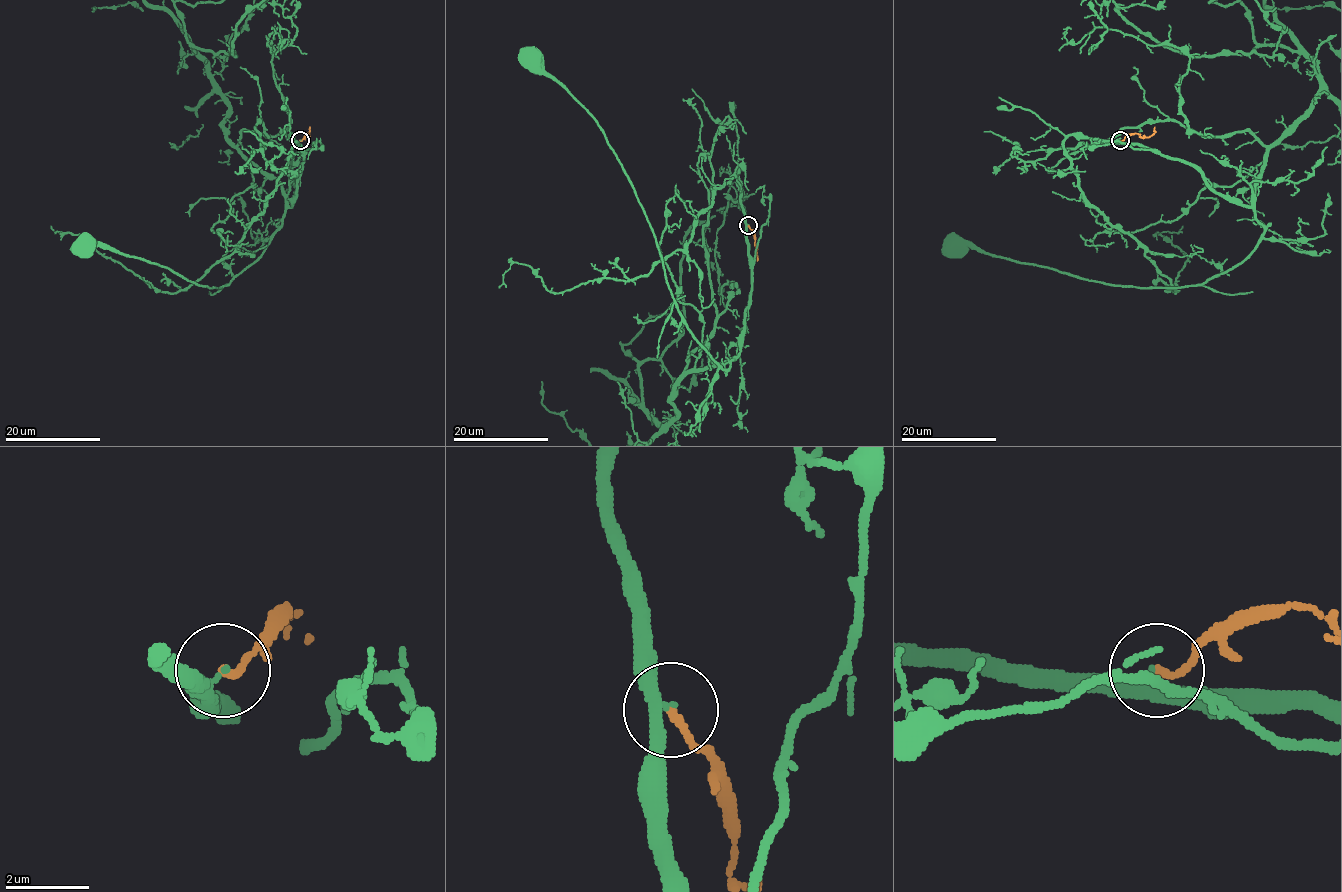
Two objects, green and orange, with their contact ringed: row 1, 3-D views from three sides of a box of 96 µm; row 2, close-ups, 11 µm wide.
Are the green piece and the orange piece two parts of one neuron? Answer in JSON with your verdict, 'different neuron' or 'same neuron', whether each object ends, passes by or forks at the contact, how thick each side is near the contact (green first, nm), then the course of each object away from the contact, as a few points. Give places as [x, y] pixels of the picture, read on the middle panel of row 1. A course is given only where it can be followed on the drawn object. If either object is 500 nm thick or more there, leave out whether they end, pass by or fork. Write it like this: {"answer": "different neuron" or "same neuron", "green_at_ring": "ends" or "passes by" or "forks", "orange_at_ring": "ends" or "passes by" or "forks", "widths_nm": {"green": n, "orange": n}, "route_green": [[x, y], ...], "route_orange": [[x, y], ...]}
{"answer": "different neuron", "green_at_ring": "passes by", "orange_at_ring": "ends", "widths_nm": {"green": 280, "orange": 160}, "route_green": [[748, 224], [750, 304], [738, 354], [723, 368], [677, 309], [644, 210], [597, 121], [526, 56]], "route_orange": [[748, 225], [755, 238], [757, 260]]}

